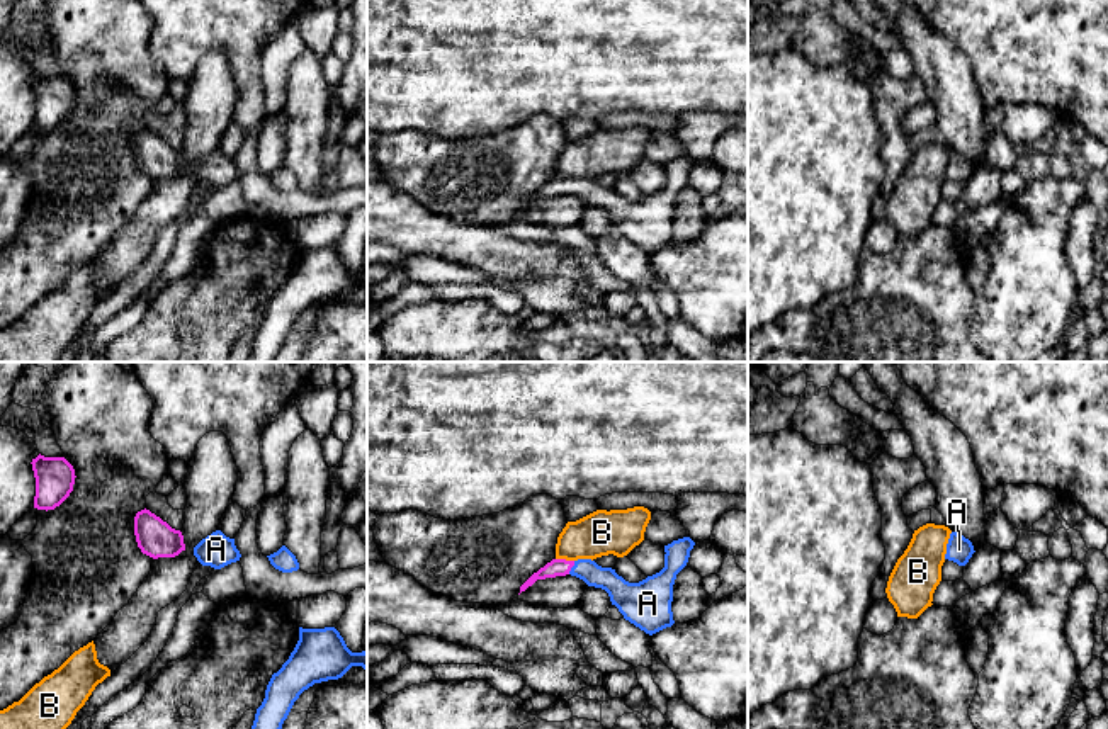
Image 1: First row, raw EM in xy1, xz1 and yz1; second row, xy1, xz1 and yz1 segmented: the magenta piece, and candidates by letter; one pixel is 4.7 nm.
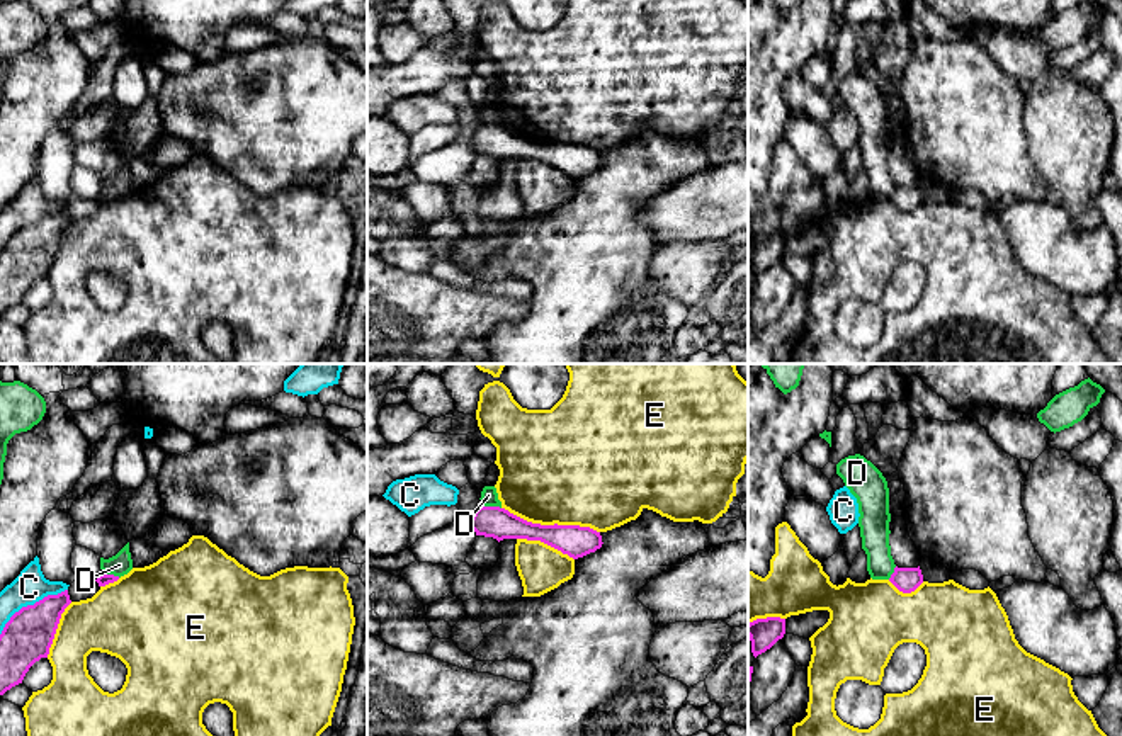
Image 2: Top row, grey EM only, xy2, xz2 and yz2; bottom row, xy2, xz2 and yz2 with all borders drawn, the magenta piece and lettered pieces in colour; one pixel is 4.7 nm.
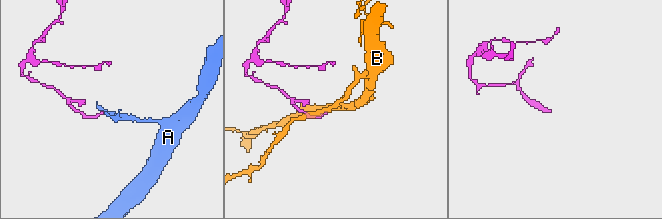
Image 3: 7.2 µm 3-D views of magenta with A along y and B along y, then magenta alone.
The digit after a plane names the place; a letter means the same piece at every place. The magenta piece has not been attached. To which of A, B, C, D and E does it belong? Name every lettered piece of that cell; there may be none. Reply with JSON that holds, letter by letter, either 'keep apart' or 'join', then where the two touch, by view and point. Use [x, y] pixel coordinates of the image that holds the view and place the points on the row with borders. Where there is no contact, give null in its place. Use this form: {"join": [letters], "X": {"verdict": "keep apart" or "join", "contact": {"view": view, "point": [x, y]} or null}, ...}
{"join": ["A"], "A": {"verdict": "join", "contact": {"view": "xz1", "point": [571, 566]}}, "B": {"verdict": "keep apart", "contact": {"view": "xz1", "point": [565, 559]}}, "C": {"verdict": "keep apart", "contact": {"view": "xy2", "point": [29, 605]}}, "D": {"verdict": "keep apart", "contact": {"view": "xz2", "point": [492, 507]}}, "E": {"verdict": "keep apart", "contact": {"view": "xz2", "point": [551, 526]}}}

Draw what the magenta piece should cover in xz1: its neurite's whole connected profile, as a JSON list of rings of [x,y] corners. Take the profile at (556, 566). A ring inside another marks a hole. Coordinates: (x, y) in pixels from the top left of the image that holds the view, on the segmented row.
[[[690,537],[664,545],[664,568],[639,583],[629,583],[615,569],[602,568],[591,559],[552,559],[520,586],[520,593],[537,579],[571,574],[588,586],[605,590],[625,620],[653,636],[675,624],[671,612],[673,585],[676,574],[687,566],[693,545]]]

